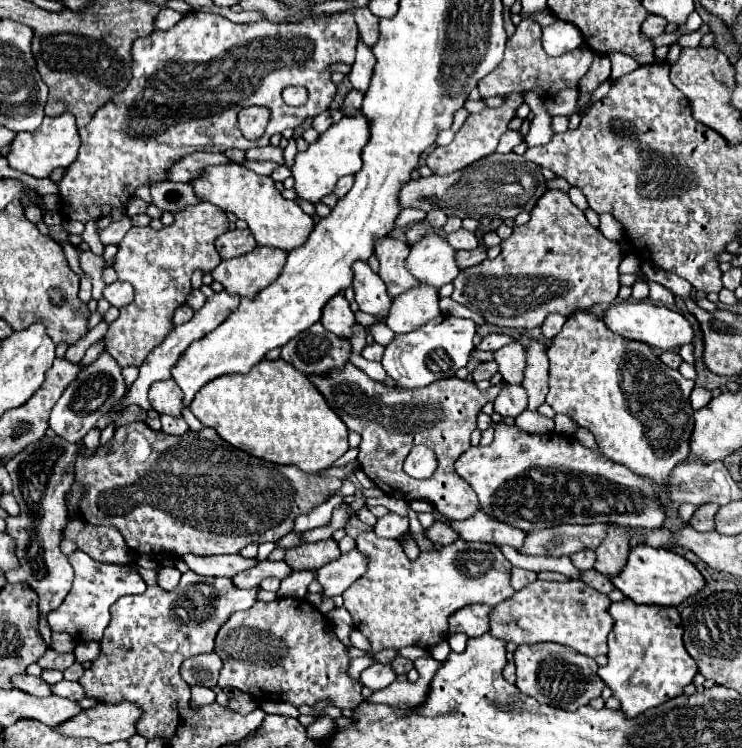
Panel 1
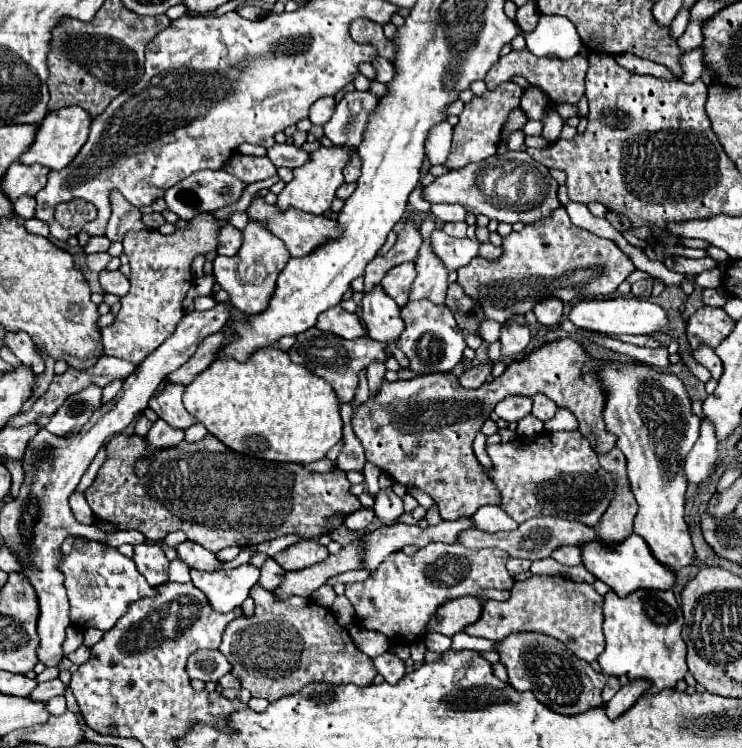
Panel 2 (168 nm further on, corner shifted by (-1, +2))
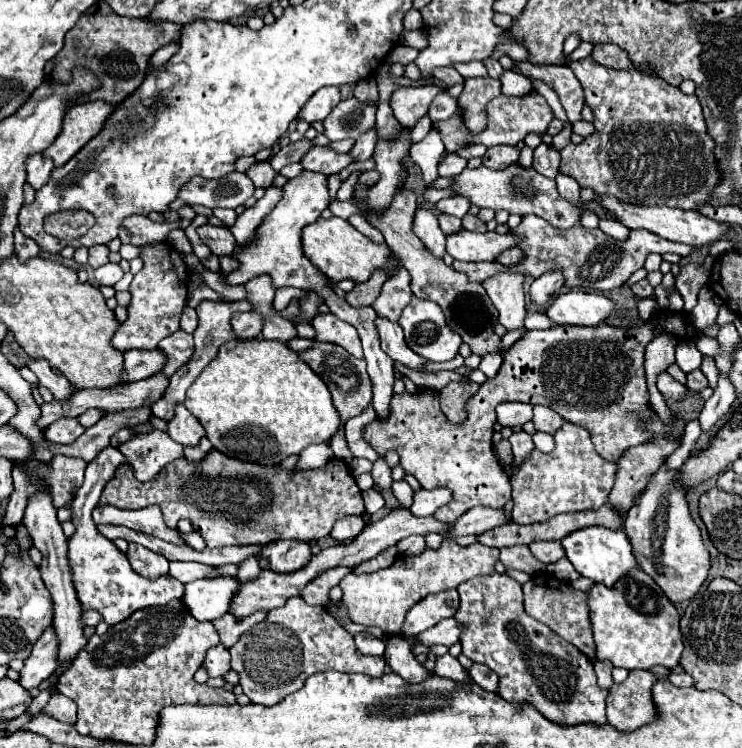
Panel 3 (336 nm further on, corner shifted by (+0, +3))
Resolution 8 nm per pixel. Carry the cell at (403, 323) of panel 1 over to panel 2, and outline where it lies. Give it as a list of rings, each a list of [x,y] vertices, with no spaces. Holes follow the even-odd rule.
[[[427,217],[419,225],[423,245],[421,245],[419,255],[415,259],[417,277],[411,285],[411,297],[409,299],[411,301],[413,299],[415,301],[417,299],[429,299],[429,301],[435,301],[439,305],[439,303],[443,303],[443,297],[445,297],[445,291],[447,291],[447,269],[431,247],[431,233],[435,229],[437,229],[437,223],[431,217]]]

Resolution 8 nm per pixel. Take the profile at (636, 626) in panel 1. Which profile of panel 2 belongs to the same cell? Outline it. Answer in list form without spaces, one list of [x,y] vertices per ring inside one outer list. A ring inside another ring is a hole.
[[[639,589],[627,597],[607,593],[603,597],[603,633],[607,639],[605,651],[597,657],[605,675],[625,675],[633,679],[651,681],[649,693],[675,687],[685,677],[685,641],[681,639],[683,615],[673,591]]]

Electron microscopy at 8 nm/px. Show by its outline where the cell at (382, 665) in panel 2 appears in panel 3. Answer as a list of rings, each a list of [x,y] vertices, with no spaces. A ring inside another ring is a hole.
[[[392,636],[388,640],[384,660],[392,668],[394,674],[398,674],[400,678],[404,678],[410,684],[418,684],[430,676],[430,672],[422,664],[416,662],[412,648],[408,646],[406,638],[402,636]]]

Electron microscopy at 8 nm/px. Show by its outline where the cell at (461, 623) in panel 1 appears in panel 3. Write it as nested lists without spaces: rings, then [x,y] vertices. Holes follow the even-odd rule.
[[[446,590],[440,594],[430,594],[420,600],[406,616],[406,624],[402,628],[402,636],[416,636],[438,624],[444,618],[452,618],[458,612],[458,592]]]

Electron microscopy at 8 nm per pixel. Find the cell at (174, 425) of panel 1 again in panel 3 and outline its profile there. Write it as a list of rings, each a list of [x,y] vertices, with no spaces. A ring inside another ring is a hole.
[[[162,430],[146,432],[146,436],[134,436],[126,444],[120,444],[118,450],[134,468],[134,478],[142,482],[152,480],[166,464],[184,454],[182,446],[170,440],[168,432]]]

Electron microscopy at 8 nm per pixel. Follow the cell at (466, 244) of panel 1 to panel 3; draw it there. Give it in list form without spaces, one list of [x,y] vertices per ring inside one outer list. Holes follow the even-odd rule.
[[[440,214],[440,216],[438,216],[438,220],[440,220],[440,230],[442,230],[446,236],[448,236],[448,234],[456,234],[456,232],[462,228],[460,218],[454,218],[454,216]]]

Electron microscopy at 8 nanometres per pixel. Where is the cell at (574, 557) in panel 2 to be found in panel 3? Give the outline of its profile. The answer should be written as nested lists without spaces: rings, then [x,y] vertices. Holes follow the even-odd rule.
[[[548,540],[548,542],[534,542],[530,544],[530,550],[532,554],[544,562],[544,564],[552,564],[552,562],[558,562],[560,558],[566,556],[566,552],[562,552],[562,544],[558,540]]]

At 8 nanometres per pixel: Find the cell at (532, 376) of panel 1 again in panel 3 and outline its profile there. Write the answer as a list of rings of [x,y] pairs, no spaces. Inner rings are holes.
[[[534,406],[534,418],[532,418],[532,422],[534,422],[536,430],[554,434],[564,424],[564,418],[560,414],[556,414],[548,406]]]

